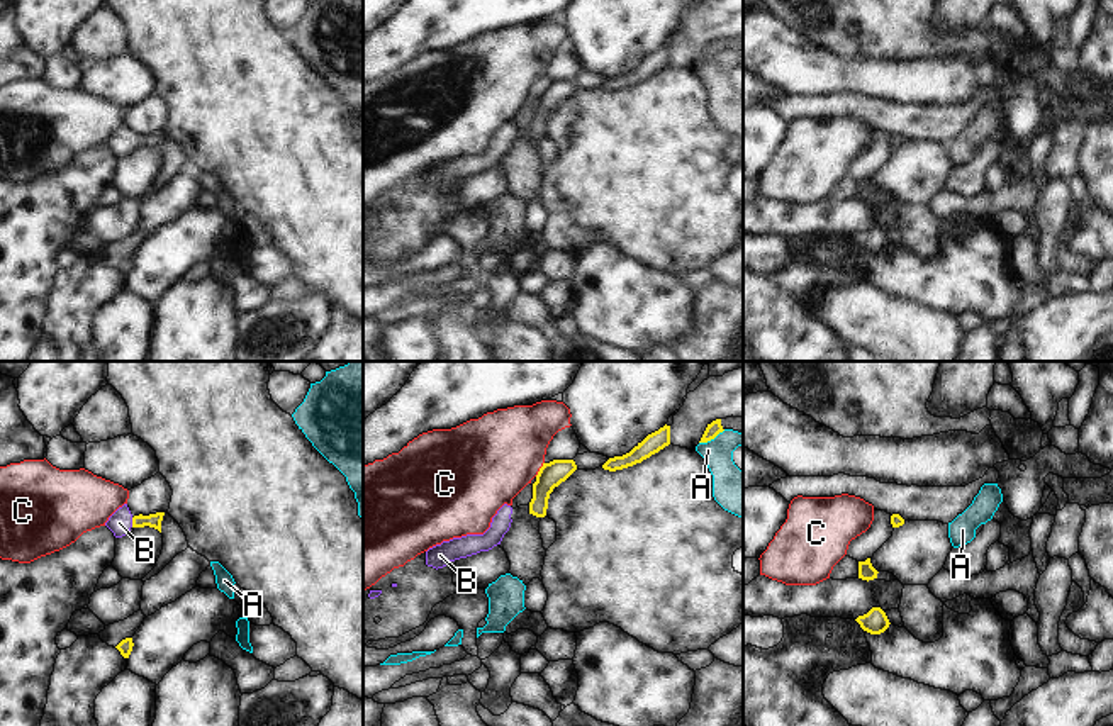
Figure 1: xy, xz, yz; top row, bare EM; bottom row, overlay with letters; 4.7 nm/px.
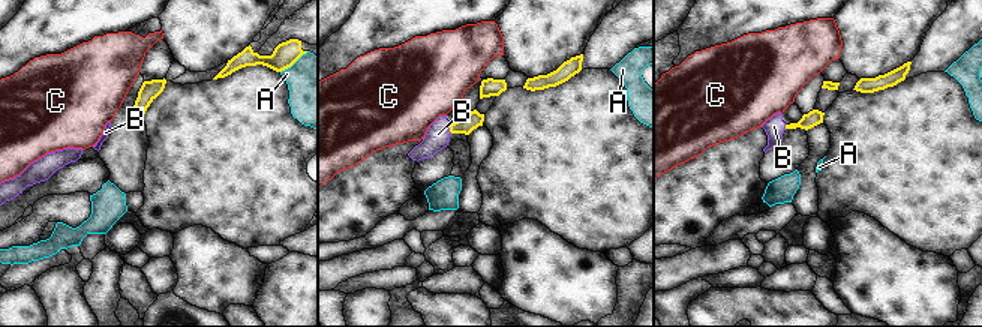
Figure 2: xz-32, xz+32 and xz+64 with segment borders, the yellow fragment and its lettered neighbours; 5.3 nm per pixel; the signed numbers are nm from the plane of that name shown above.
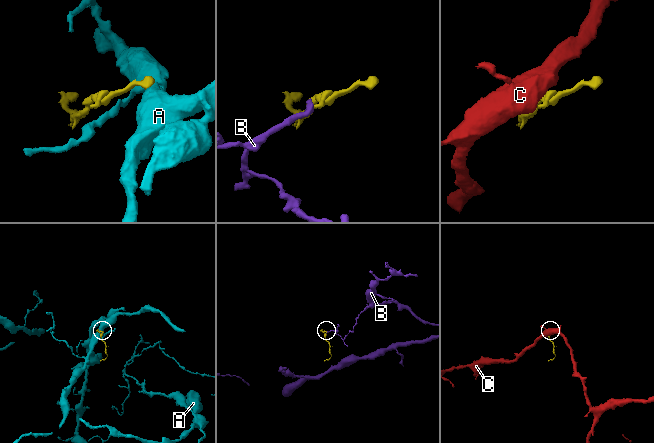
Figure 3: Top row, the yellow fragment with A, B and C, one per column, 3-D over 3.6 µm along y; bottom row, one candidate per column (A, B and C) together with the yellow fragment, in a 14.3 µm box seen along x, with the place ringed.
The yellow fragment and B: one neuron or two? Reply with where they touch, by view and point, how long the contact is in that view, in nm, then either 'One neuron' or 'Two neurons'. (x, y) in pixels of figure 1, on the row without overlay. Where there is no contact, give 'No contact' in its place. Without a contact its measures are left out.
Touches yellow at xy (133, 143). Shared border 50 nm. One neuron

